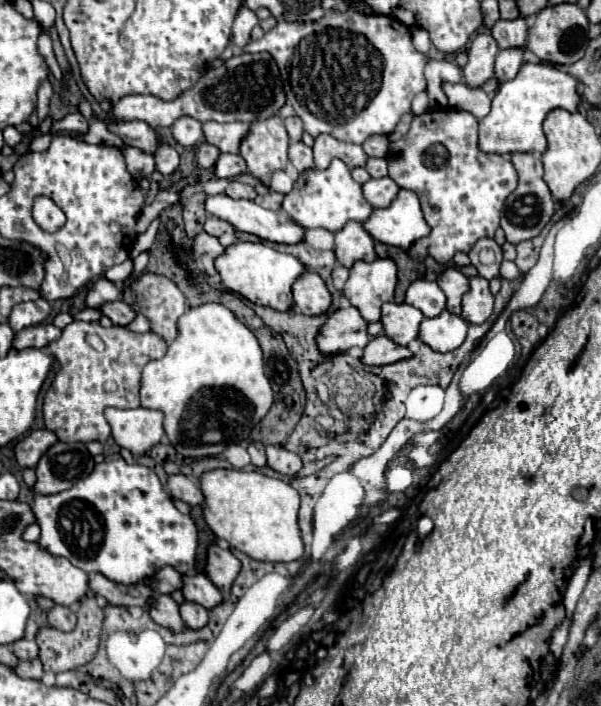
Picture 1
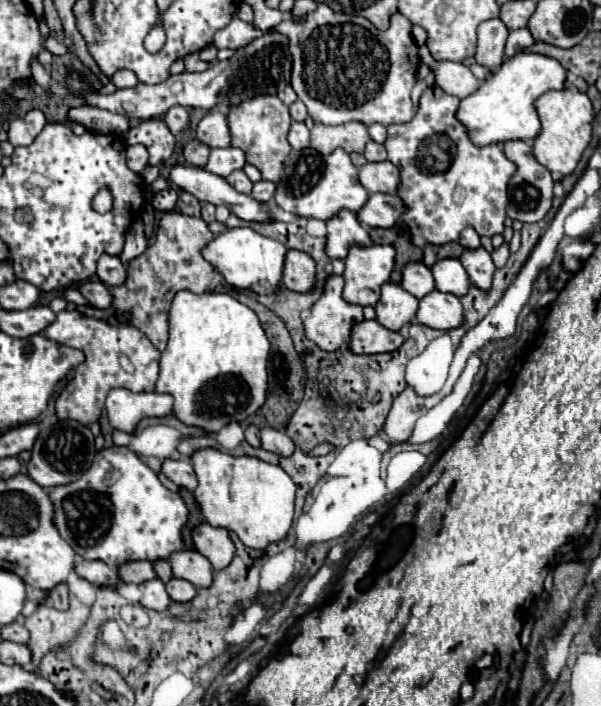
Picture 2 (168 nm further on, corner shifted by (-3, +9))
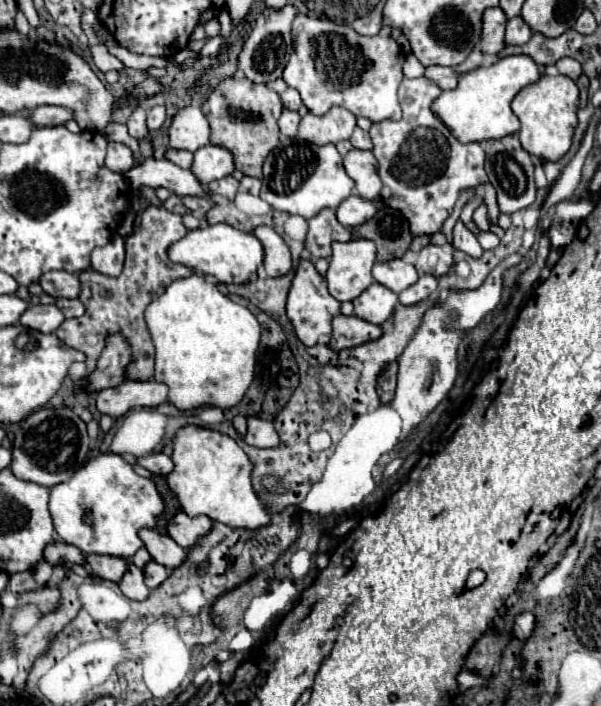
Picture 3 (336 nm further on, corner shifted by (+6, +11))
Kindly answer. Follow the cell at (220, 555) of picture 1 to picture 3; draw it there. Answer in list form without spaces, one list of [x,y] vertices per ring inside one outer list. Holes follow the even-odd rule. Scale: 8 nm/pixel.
[[[183,511],[177,513],[169,521],[169,535],[185,549],[193,549],[201,537],[205,537],[213,527],[213,521],[209,517],[189,517]]]

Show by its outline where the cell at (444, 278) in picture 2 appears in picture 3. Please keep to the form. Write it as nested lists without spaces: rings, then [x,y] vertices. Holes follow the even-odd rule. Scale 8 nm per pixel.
[[[427,245],[419,253],[415,269],[419,275],[423,273],[423,275],[433,275],[433,277],[443,277],[451,271],[453,265],[455,265],[455,261],[453,261],[451,245],[445,245],[445,247]]]

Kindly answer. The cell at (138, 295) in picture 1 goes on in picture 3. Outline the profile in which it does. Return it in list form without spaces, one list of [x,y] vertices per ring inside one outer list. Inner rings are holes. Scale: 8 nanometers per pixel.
[[[147,207],[141,215],[141,223],[135,229],[131,237],[125,239],[125,269],[119,277],[111,279],[107,275],[101,275],[93,269],[87,269],[85,273],[79,275],[81,281],[81,303],[85,305],[85,315],[79,319],[65,319],[63,325],[55,331],[55,335],[69,347],[85,353],[85,361],[73,363],[69,369],[69,375],[77,387],[83,387],[85,377],[95,369],[97,357],[105,345],[105,335],[107,333],[123,333],[127,341],[133,347],[133,363],[127,369],[129,379],[137,381],[147,381],[153,375],[153,363],[155,363],[155,347],[153,339],[149,335],[149,329],[143,319],[143,311],[147,305],[157,299],[163,291],[165,285],[171,285],[177,279],[191,277],[193,271],[185,265],[173,263],[167,257],[167,249],[185,237],[187,227],[183,225],[181,215],[169,213],[163,207]]]

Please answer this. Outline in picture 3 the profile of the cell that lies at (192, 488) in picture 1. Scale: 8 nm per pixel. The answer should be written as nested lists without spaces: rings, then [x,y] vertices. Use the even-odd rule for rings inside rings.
[[[151,453],[149,457],[141,457],[137,463],[139,463],[141,467],[149,469],[153,475],[163,475],[163,477],[167,477],[167,475],[173,471],[173,461],[171,461],[171,457],[163,455],[163,453]]]

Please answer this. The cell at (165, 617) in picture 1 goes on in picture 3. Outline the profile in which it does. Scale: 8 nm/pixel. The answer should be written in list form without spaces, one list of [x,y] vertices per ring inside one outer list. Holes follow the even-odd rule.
[[[129,565],[129,573],[125,573],[119,587],[123,595],[133,601],[145,601],[149,597],[149,587],[143,581],[143,571],[137,569],[135,565]]]

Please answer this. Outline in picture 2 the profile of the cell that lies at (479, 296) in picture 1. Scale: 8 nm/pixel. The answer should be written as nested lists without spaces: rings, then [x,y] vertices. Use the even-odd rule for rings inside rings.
[[[476,247],[476,249],[464,249],[462,257],[460,257],[462,265],[466,267],[470,281],[480,287],[480,289],[490,289],[492,283],[492,275],[496,271],[490,253],[484,247]]]

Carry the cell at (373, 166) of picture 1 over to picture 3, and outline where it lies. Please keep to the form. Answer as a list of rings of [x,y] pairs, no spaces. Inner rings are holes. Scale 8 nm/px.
[[[355,127],[355,131],[353,131],[353,135],[351,135],[349,141],[351,141],[351,145],[353,145],[355,149],[367,149],[367,151],[373,149],[373,143],[371,143],[369,133],[363,131],[363,129],[359,129],[359,127]]]

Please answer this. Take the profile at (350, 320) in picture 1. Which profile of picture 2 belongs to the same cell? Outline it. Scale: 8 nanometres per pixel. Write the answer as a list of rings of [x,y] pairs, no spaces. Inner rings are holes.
[[[330,275],[326,279],[326,283],[324,283],[324,291],[322,291],[320,299],[310,307],[310,315],[304,317],[304,333],[306,333],[306,337],[310,341],[314,341],[324,351],[336,351],[336,349],[348,345],[352,325],[364,321],[362,307],[346,303],[342,299],[342,287],[344,287],[344,279],[338,277],[338,275]]]

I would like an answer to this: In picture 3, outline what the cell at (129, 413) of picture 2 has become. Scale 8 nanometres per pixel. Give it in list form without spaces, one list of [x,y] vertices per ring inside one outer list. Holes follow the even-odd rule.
[[[127,381],[119,387],[103,389],[97,395],[97,409],[101,415],[119,419],[135,407],[157,407],[165,401],[167,401],[167,385],[165,383]]]

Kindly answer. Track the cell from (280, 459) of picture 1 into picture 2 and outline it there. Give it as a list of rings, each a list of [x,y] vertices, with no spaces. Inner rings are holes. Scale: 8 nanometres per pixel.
[[[264,427],[260,431],[260,437],[262,437],[262,449],[266,449],[266,451],[272,451],[272,453],[282,455],[282,457],[288,457],[294,453],[294,443],[286,435],[286,431],[282,431],[282,429]]]

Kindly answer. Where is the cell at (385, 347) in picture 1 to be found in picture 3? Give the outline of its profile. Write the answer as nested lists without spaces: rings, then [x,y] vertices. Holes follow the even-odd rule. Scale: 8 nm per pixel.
[[[339,315],[333,319],[333,335],[329,347],[333,351],[349,349],[349,347],[359,347],[363,343],[375,341],[383,335],[383,329],[377,325],[371,325],[359,317],[345,317]]]

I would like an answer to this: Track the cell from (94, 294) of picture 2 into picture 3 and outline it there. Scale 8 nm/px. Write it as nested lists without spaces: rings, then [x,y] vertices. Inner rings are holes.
[[[49,271],[41,275],[41,287],[45,293],[53,297],[67,297],[67,299],[77,299],[81,293],[81,283],[77,275],[65,273],[65,271]]]

